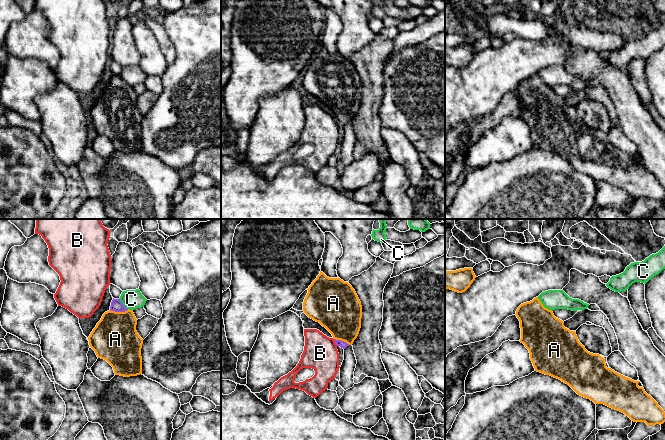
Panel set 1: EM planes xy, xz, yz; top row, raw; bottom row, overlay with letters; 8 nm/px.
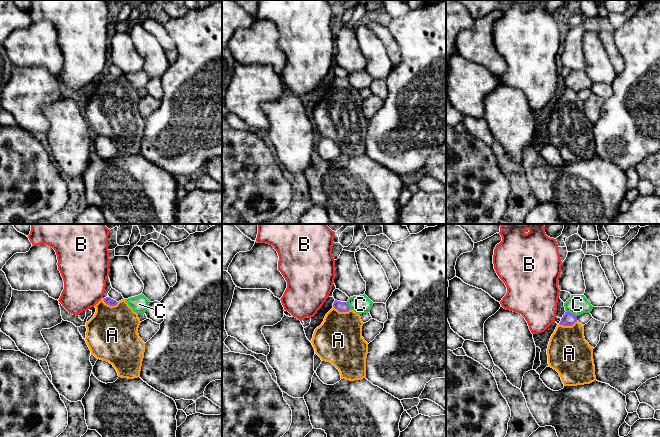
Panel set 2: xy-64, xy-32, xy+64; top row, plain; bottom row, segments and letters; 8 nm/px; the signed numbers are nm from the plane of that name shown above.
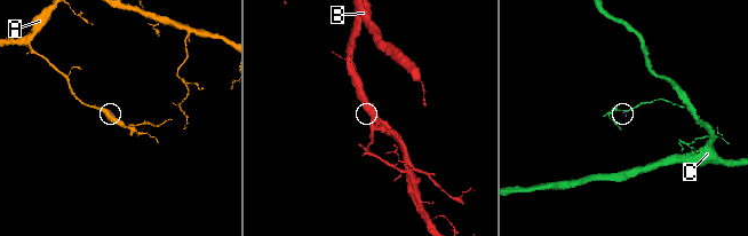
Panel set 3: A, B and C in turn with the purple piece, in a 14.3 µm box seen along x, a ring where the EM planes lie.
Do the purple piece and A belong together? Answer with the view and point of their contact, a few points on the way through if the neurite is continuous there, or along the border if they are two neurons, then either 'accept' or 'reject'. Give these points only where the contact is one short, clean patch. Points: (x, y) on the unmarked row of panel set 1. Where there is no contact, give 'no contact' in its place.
xy (119, 87) | accept

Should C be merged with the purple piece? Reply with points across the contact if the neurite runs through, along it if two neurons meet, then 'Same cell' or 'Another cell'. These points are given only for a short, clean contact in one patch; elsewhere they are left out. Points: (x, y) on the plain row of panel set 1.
Boundary: xy (119, 74), (127, 85). Another cell

